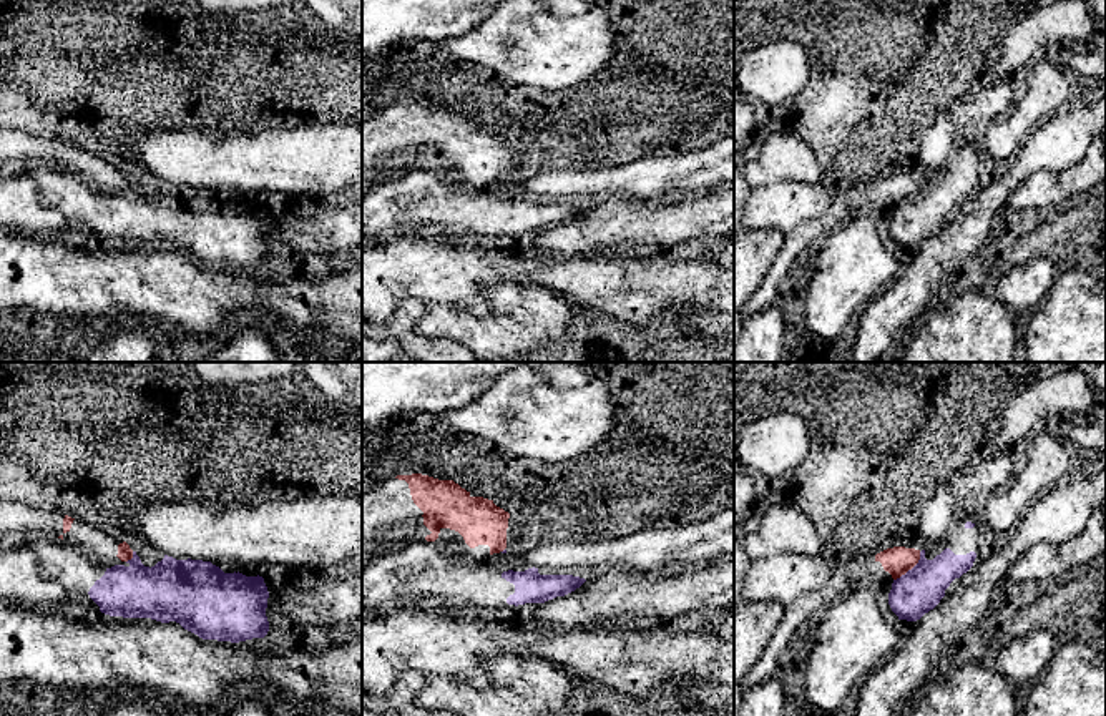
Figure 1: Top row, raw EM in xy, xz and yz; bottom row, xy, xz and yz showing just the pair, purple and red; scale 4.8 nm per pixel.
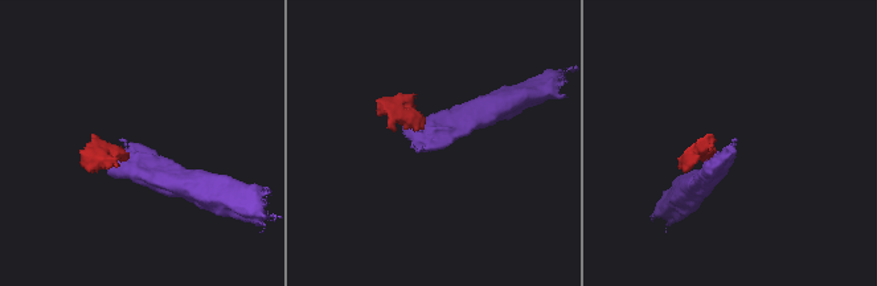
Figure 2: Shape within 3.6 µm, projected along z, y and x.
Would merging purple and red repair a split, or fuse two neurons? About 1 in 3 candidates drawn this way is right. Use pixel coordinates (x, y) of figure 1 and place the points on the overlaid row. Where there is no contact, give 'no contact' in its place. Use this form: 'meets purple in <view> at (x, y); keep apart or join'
meets purple in yz at (912, 568); keep apart

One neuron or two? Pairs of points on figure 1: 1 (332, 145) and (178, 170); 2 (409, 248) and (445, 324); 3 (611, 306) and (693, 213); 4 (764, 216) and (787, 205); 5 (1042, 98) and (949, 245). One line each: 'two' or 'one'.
1: one
2: two
3: two
4: one
5: two

